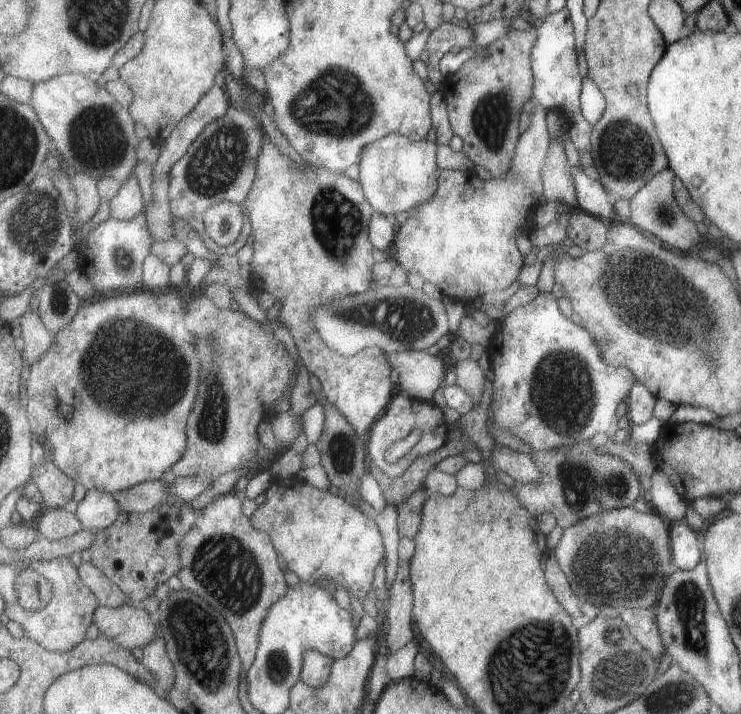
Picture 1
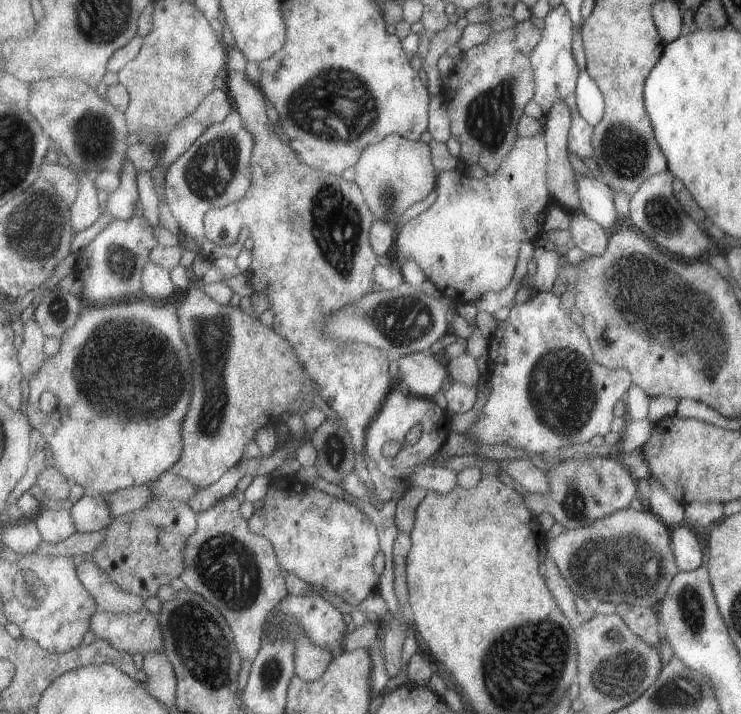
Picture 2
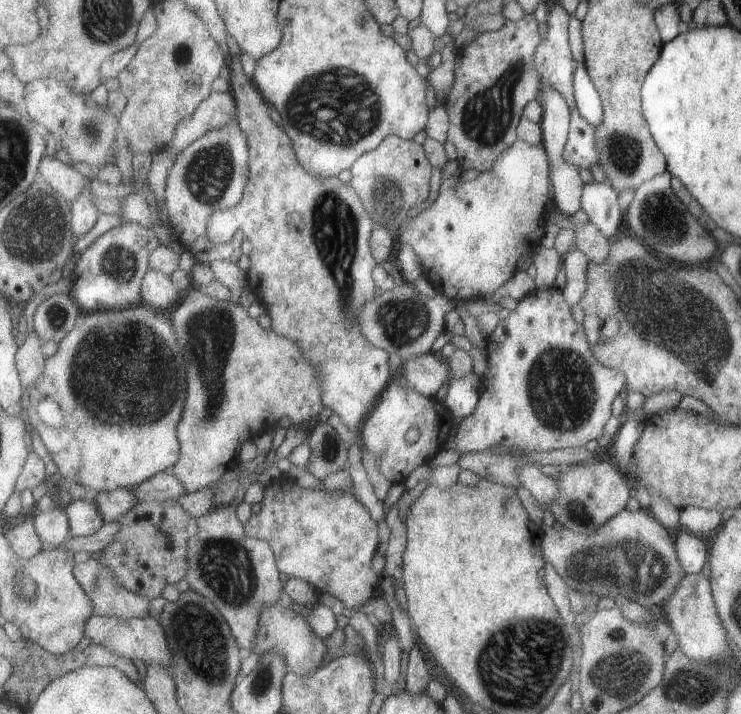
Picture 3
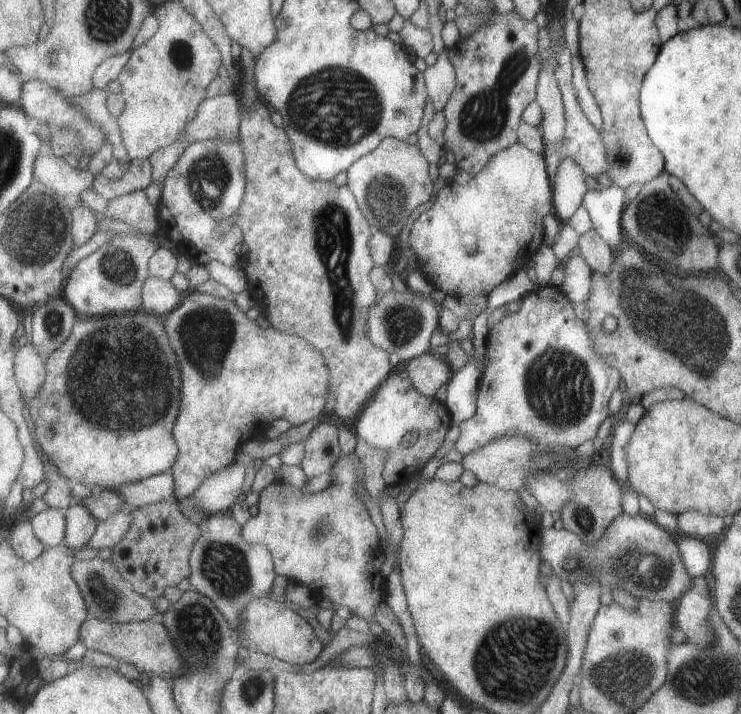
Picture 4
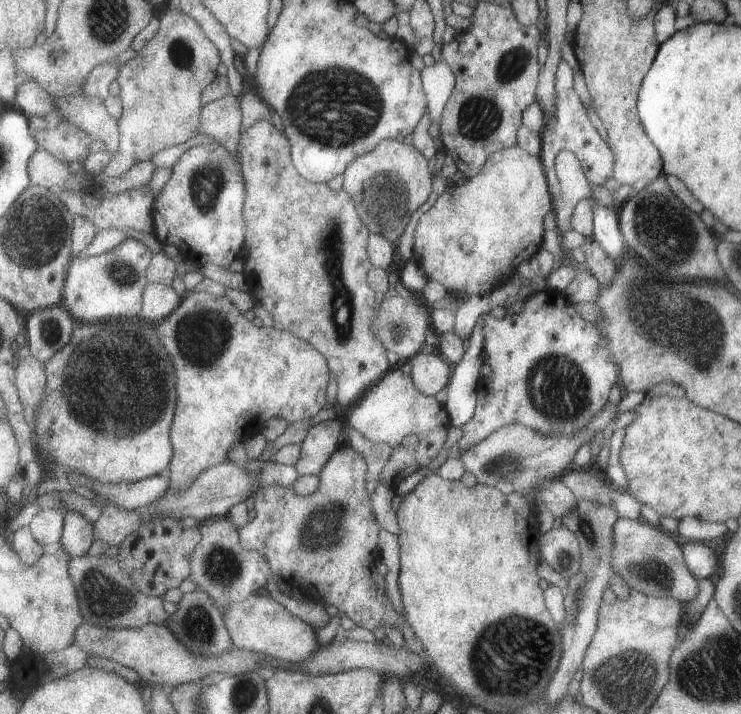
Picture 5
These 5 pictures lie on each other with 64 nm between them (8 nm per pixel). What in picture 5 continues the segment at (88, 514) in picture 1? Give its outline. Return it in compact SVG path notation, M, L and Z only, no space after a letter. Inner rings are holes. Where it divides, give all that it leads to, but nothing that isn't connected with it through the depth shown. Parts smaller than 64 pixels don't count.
M69 510L65 518L65 534L61 546L73 558L79 558L79 556L87 556L93 542L95 542L95 524L91 524L79 512Z

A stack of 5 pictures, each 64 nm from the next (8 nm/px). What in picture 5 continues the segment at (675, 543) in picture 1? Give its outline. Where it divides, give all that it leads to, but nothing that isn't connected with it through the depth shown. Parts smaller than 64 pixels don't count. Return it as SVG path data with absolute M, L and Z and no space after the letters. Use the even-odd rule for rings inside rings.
M681 542L681 552L683 552L683 560L687 570L695 576L695 580L711 580L717 574L719 562L717 562L717 554L707 548L701 542Z

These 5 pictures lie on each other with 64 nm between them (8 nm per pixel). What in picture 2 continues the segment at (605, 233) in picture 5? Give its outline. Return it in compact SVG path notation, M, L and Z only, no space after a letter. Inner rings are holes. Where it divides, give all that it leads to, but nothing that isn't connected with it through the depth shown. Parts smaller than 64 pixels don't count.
M577 176L577 190L581 214L585 214L595 224L603 226L607 232L611 232L621 224L621 216L613 208L615 192L605 182Z

